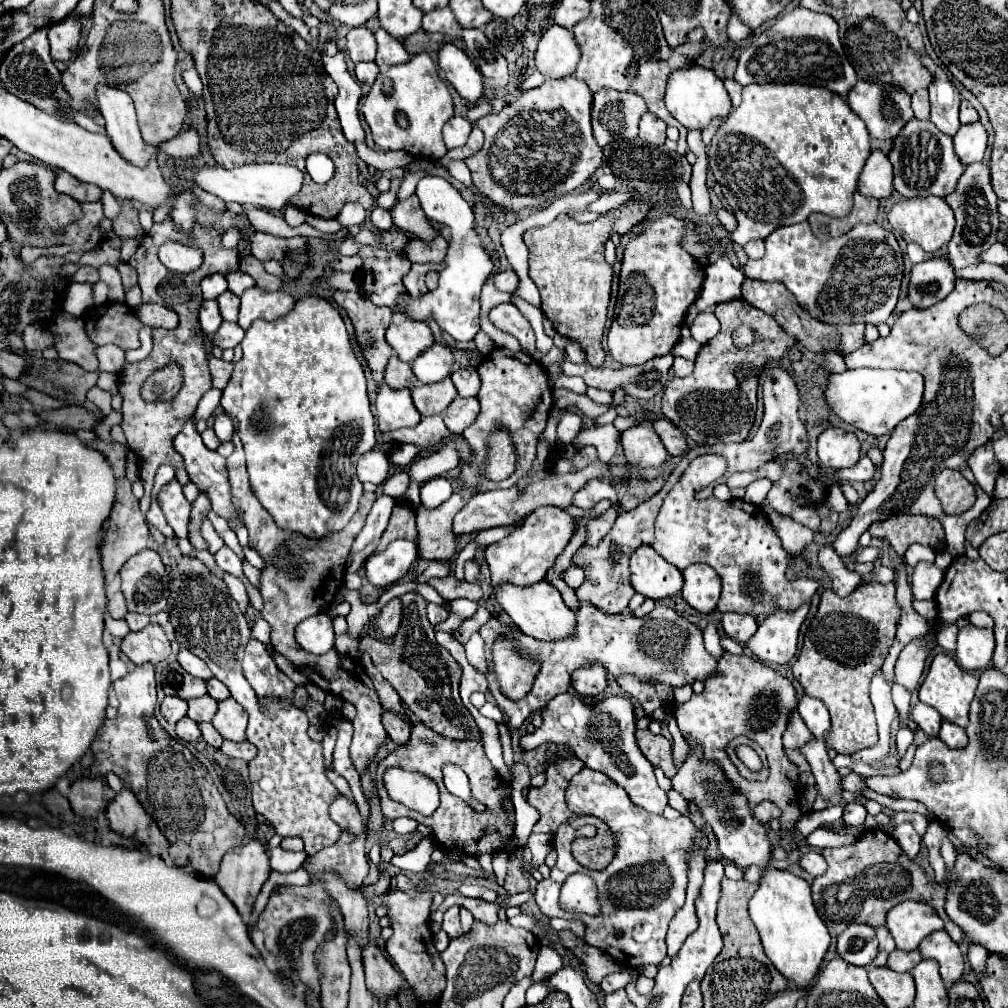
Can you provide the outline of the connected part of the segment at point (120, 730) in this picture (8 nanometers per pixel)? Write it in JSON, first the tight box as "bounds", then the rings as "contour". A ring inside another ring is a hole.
{"bounds":[90,664,246,878],"contour":[[[142,664],[128,672],[114,684],[120,700],[116,720],[106,720],[98,730],[98,736],[91,745],[94,763],[90,776],[116,774],[128,790],[132,790],[146,810],[146,814],[158,824],[160,832],[172,842],[172,860],[176,866],[198,872],[202,878],[214,878],[220,870],[222,856],[240,846],[246,838],[244,826],[228,812],[220,792],[216,790],[212,776],[198,762],[198,758],[176,738],[172,738],[152,716],[156,706],[156,680],[154,666]],[[144,714],[150,716],[156,740],[146,736]]]}

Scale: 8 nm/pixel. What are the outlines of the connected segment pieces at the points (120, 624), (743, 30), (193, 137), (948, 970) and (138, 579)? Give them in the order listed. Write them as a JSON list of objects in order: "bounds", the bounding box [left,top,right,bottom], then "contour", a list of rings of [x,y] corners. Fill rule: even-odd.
[{"bounds":[104,614,130,638],"contour":[[[106,614],[104,624],[106,624],[106,628],[112,632],[114,638],[124,638],[124,636],[130,632],[130,630],[128,630],[128,624],[126,624],[124,618],[122,618],[122,620],[114,620],[110,614]]]},{"bounds":[728,16,754,42],"contour":[[[732,16],[732,18],[730,18],[730,22],[728,22],[728,38],[730,38],[730,40],[740,42],[742,38],[752,36],[752,34],[754,34],[754,32],[748,30],[748,26],[744,26],[738,16]]]},{"bounds":[158,130,200,158],"contour":[[[186,130],[184,134],[178,134],[168,142],[160,142],[158,148],[174,158],[190,158],[200,154],[200,138],[196,130]]]},{"bounds":[918,930,964,984],"contour":[[[946,930],[932,932],[926,936],[920,946],[918,946],[922,958],[932,958],[940,964],[940,976],[946,984],[954,984],[960,980],[962,970],[964,970],[964,958],[960,954],[960,948],[952,938],[948,936]]]},{"bounds":[120,548,168,616],"contour":[[[146,548],[132,556],[120,570],[122,594],[126,598],[128,612],[154,616],[168,604],[168,586],[164,582],[166,568],[160,556]]]}]

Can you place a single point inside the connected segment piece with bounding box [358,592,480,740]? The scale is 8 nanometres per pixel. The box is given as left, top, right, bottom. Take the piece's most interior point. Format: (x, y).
(426, 677)

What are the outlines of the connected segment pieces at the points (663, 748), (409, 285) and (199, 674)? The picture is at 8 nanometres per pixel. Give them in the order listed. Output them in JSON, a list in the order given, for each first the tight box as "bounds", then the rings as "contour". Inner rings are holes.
[{"bounds":[636,728,676,778],"contour":[[[648,728],[646,730],[636,730],[636,744],[640,746],[640,752],[654,764],[664,770],[668,778],[674,776],[676,766],[672,764],[672,744],[660,736],[652,734]]]},{"bounds":[404,262,444,296],"contour":[[[444,262],[438,264],[412,264],[410,272],[404,276],[404,286],[412,296],[422,296],[428,289],[425,284],[426,272],[430,270],[444,270]]]},{"bounds":[178,648,212,680],"contour":[[[186,648],[180,650],[178,662],[180,662],[180,666],[182,666],[188,674],[192,674],[192,676],[196,676],[196,678],[202,678],[202,680],[210,680],[210,678],[212,678],[212,672],[208,670],[206,662],[200,660],[200,658],[196,658],[196,656],[194,656],[192,652],[188,652]]]}]

